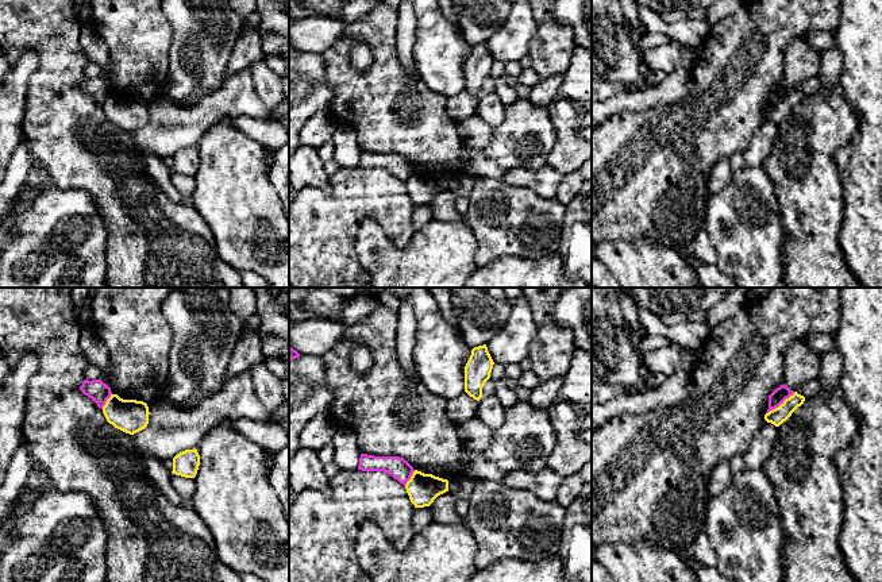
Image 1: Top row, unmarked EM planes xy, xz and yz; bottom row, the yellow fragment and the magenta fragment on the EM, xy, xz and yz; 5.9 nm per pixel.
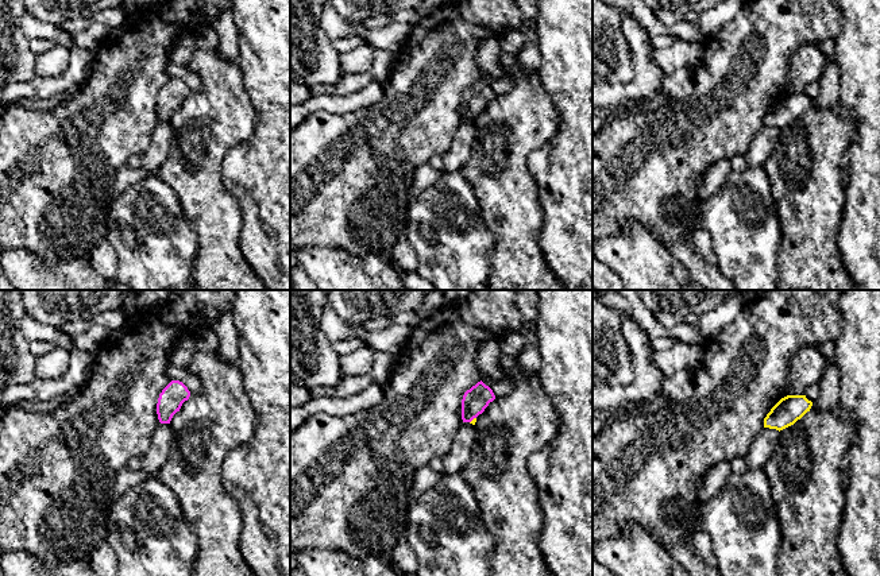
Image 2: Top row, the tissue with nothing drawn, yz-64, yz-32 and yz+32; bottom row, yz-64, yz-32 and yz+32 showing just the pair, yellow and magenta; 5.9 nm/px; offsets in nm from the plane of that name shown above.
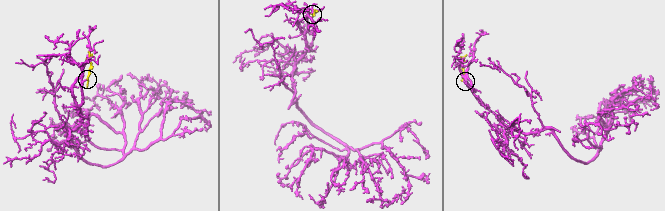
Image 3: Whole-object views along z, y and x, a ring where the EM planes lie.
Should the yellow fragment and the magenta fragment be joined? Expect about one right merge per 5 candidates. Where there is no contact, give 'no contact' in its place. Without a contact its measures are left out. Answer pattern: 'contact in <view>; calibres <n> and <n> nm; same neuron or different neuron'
contact in yz; calibres 100 and 90 nm; different neuron

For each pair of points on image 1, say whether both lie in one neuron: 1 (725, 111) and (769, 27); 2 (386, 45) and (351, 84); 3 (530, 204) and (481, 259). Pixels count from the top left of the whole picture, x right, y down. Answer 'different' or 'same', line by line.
1: same
2: same
3: same

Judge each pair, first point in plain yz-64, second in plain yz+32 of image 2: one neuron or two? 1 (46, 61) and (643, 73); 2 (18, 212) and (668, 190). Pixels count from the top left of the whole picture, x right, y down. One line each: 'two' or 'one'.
1: two
2: one

